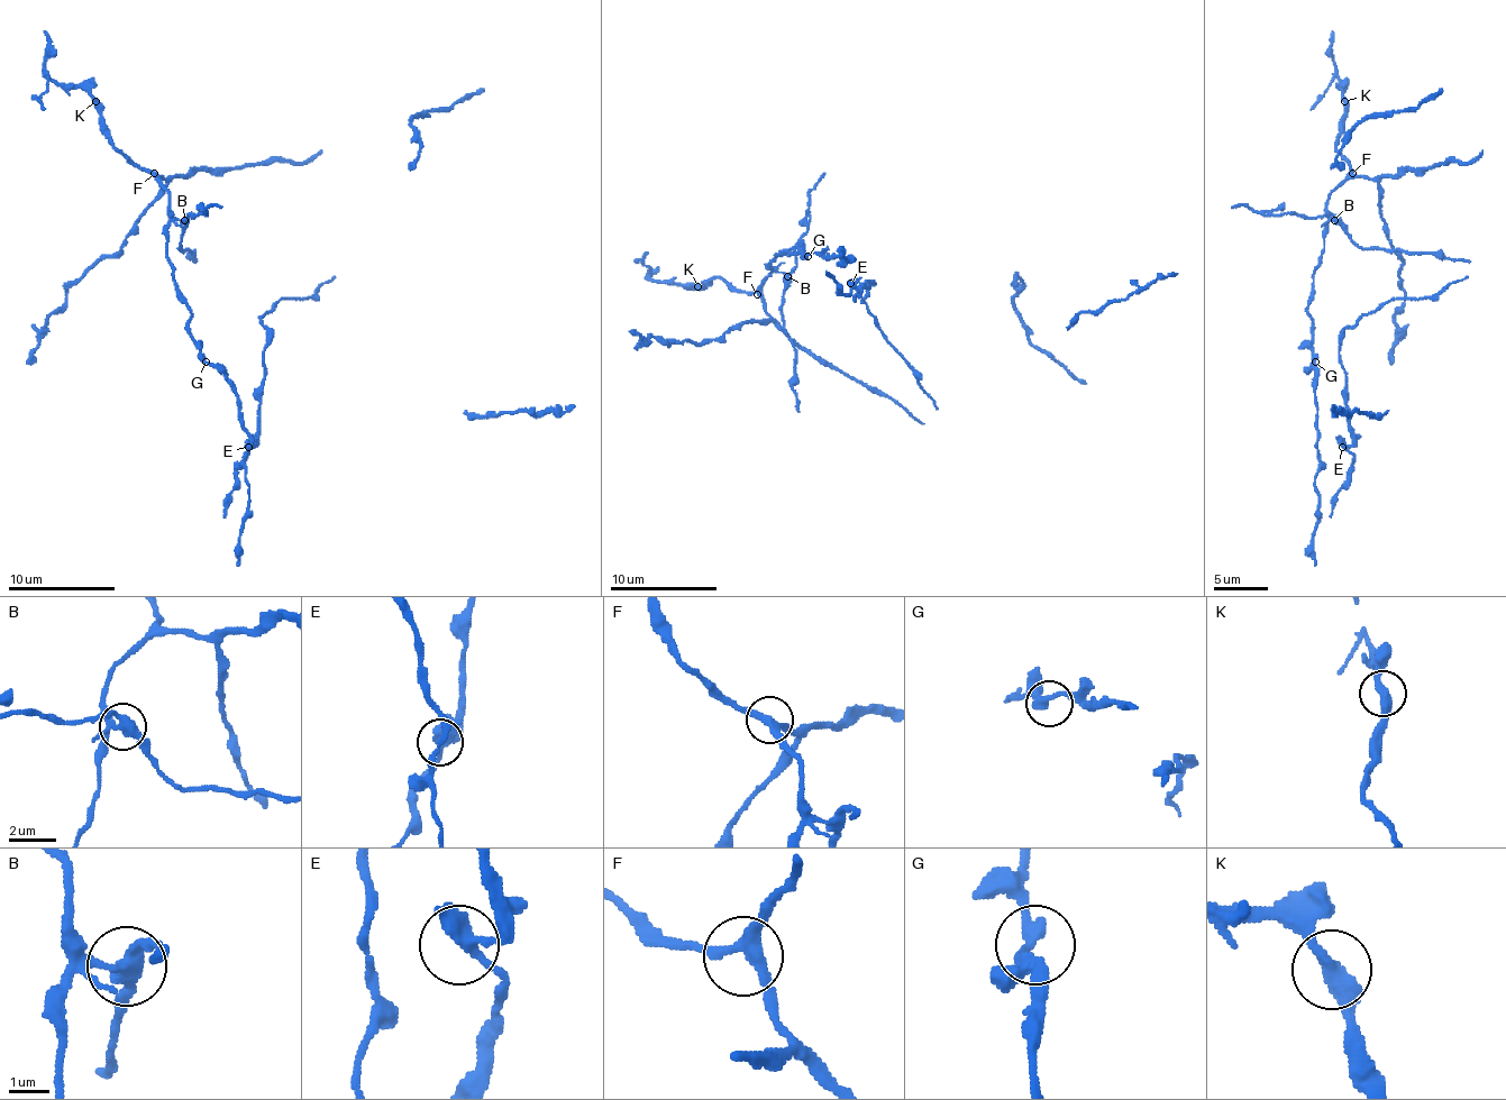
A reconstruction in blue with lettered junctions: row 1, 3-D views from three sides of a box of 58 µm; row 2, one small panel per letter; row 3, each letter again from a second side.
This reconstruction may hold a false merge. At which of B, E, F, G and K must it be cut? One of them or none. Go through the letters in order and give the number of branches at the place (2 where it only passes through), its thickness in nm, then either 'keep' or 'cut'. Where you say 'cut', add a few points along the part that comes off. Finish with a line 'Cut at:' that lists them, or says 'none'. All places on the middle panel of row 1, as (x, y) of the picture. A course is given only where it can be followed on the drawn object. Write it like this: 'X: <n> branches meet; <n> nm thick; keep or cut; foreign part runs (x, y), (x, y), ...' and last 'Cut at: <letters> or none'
B: 3 branches meet; 320 nm thick; cut; foreign part runs (786, 275), (781, 304), (784, 331), (794, 348), (792, 391), (800, 412)
E: 3 branches meet; 360 nm thick; keep
F: 3 branches meet; 280 nm thick; keep
G: 2 branches meet; 300 nm thick; keep
K: 2 branches meet; 400 nm thick; keep
Cut at: B

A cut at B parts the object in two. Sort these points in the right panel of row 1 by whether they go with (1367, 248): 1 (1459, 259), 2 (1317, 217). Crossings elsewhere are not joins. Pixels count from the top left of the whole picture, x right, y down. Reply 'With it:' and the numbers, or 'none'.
With it: 1, 2

